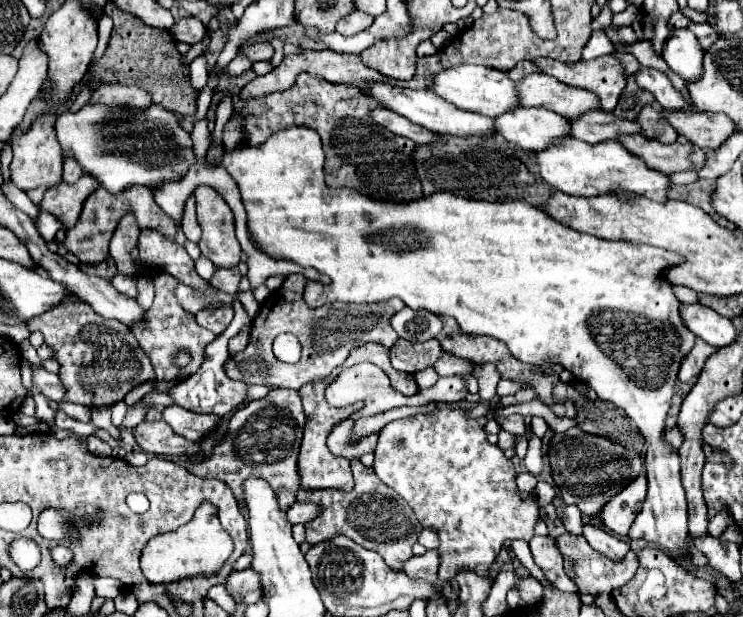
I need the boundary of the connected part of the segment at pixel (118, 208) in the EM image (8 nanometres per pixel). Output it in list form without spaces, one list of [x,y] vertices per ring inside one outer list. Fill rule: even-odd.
[[[133,186],[129,190],[123,190],[121,194],[109,194],[109,192],[105,192],[105,188],[99,188],[93,194],[89,194],[89,198],[83,204],[77,224],[67,230],[63,246],[69,252],[73,252],[87,266],[95,266],[95,264],[103,262],[105,258],[109,258],[109,240],[125,214],[135,216],[139,230],[155,230],[155,232],[163,234],[167,240],[175,240],[177,228],[175,228],[173,220],[155,204],[151,190],[145,186]]]

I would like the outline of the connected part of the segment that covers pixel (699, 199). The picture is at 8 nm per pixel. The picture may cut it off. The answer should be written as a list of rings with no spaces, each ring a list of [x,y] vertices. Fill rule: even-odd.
[[[697,180],[697,182],[685,184],[685,186],[681,186],[681,184],[671,184],[671,186],[669,186],[669,198],[683,200],[683,202],[687,202],[687,204],[693,204],[693,206],[697,206],[697,208],[701,208],[712,217],[715,217],[717,221],[722,221],[724,219],[721,216],[719,218],[711,204],[713,186],[715,186],[713,180]]]

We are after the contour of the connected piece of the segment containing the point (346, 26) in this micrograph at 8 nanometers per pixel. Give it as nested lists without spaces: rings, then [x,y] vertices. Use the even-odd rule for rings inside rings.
[[[355,10],[353,14],[347,14],[345,18],[341,18],[337,22],[337,32],[343,34],[343,36],[353,36],[353,34],[369,28],[371,24],[373,24],[373,16]]]

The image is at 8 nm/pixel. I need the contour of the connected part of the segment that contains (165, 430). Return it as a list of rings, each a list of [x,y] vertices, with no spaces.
[[[143,420],[133,428],[133,436],[137,440],[137,444],[141,446],[143,452],[155,454],[155,456],[195,456],[199,452],[199,448],[173,434],[173,430],[165,424],[165,422],[149,422]]]

